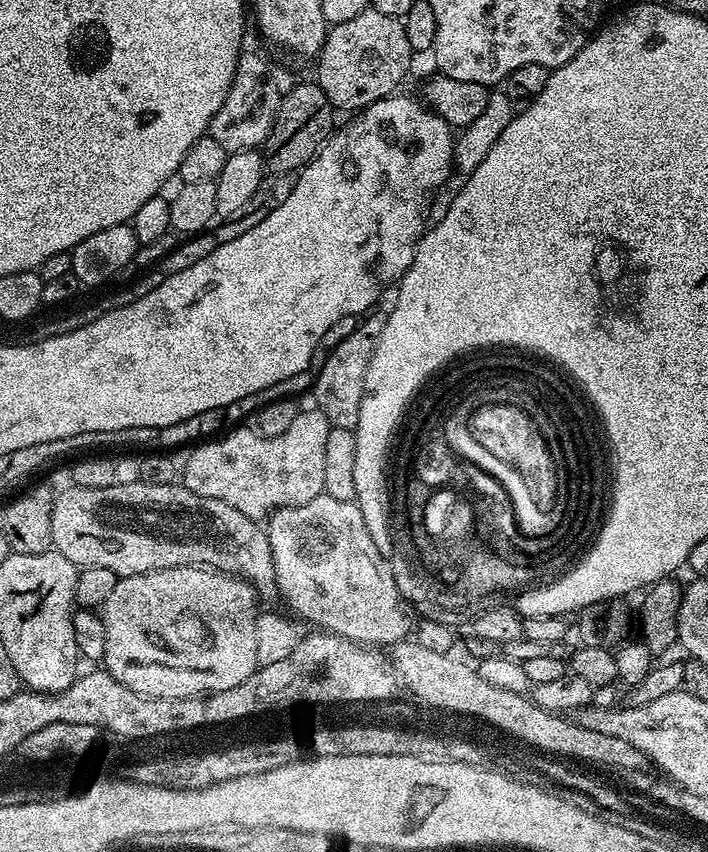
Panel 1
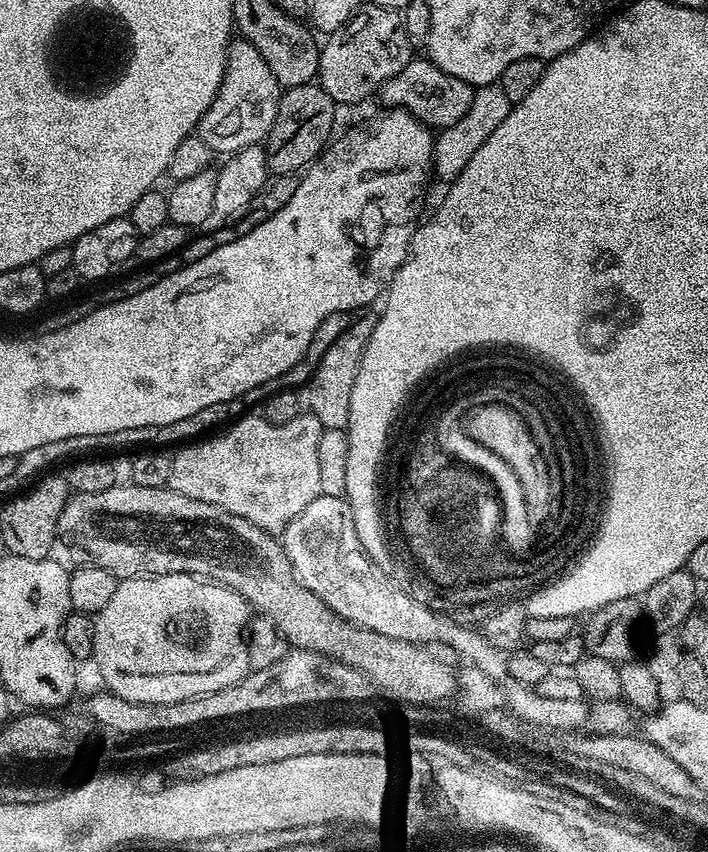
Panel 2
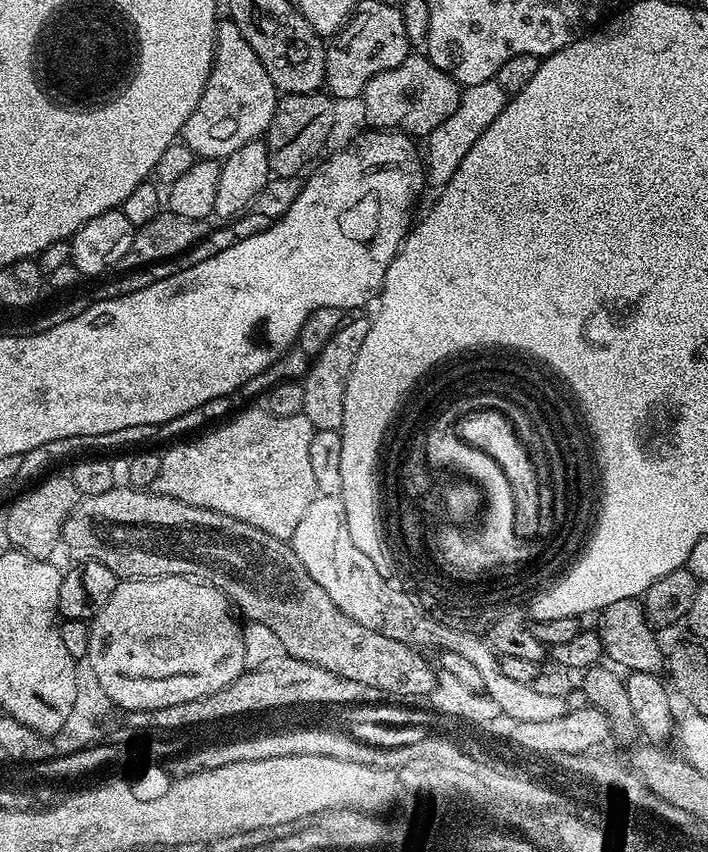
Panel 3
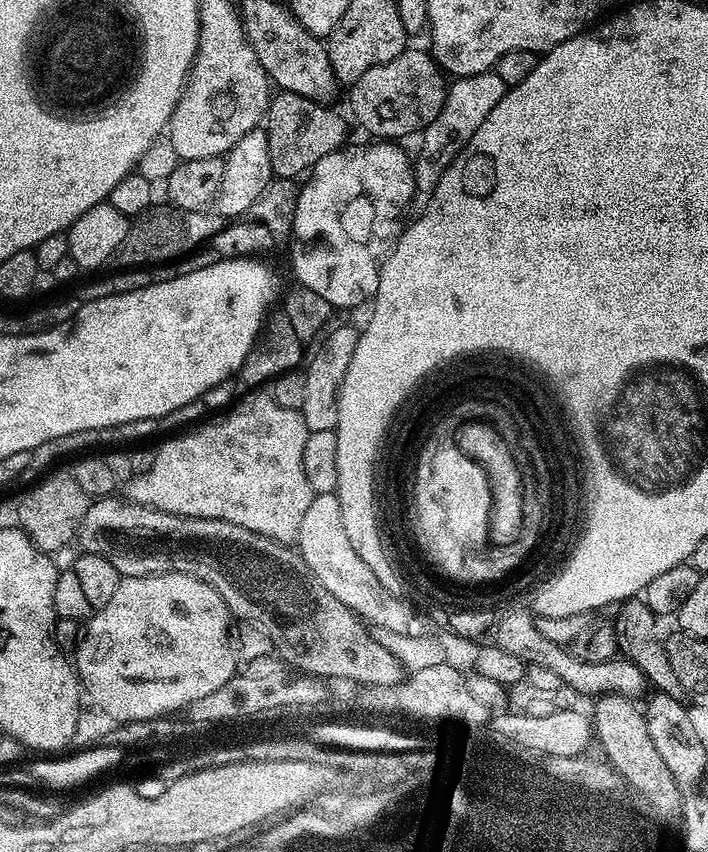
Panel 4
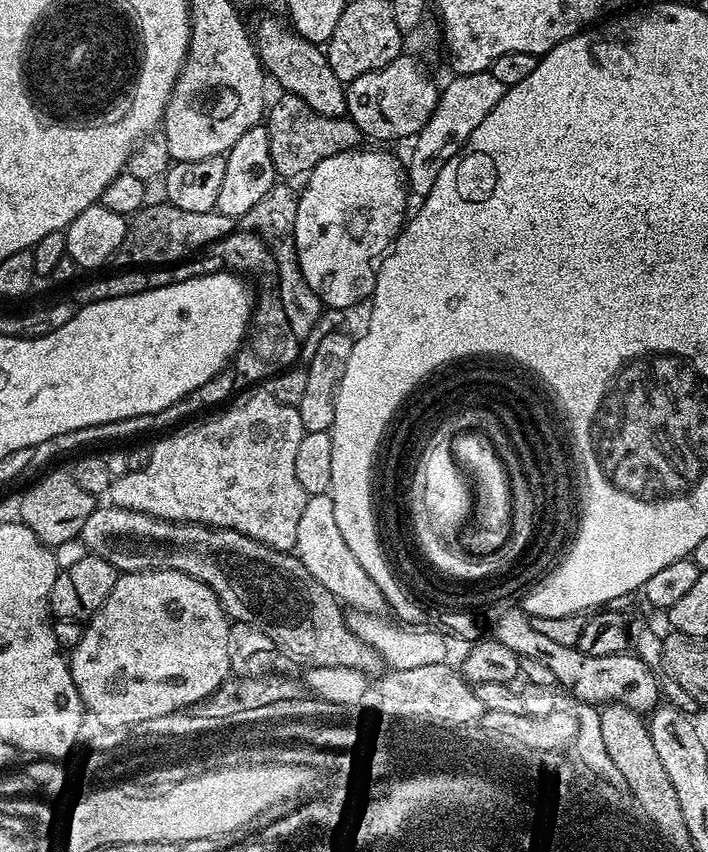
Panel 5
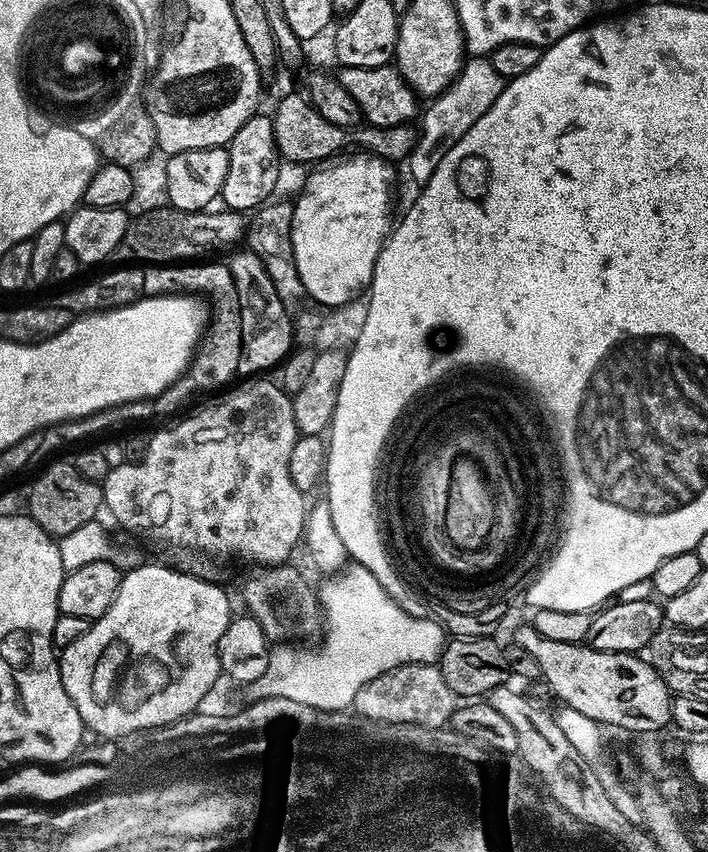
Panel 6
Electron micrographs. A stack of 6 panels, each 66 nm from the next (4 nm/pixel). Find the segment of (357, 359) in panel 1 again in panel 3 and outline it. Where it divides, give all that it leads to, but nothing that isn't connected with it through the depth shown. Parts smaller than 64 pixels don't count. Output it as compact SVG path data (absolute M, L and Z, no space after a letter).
M366 315L357 320L348 318L340 329L322 346L322 350L308 364L302 376L304 393L302 394L303 416L310 418L315 430L340 431L344 421L344 399L346 398L346 382L350 378L350 370L358 358L358 350L362 350L362 342L366 342L366 334L370 334L371 319Z

